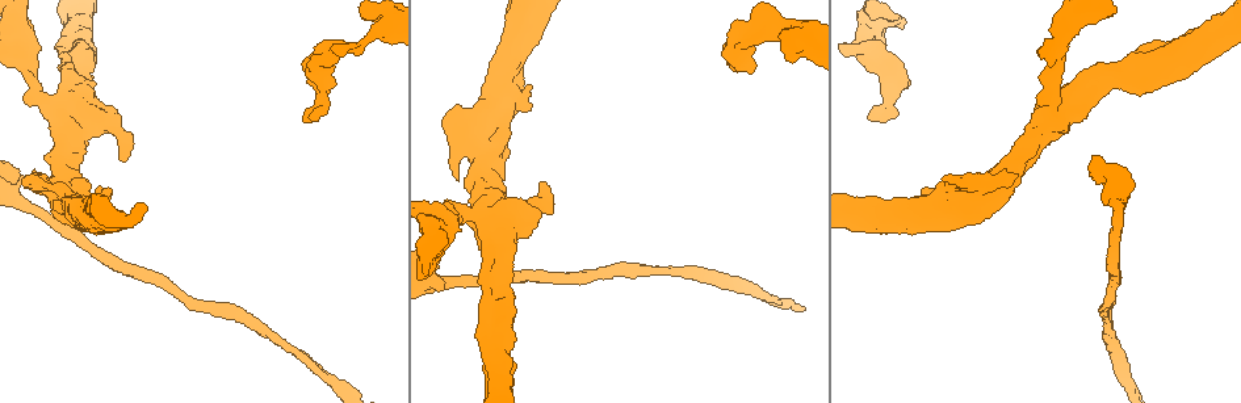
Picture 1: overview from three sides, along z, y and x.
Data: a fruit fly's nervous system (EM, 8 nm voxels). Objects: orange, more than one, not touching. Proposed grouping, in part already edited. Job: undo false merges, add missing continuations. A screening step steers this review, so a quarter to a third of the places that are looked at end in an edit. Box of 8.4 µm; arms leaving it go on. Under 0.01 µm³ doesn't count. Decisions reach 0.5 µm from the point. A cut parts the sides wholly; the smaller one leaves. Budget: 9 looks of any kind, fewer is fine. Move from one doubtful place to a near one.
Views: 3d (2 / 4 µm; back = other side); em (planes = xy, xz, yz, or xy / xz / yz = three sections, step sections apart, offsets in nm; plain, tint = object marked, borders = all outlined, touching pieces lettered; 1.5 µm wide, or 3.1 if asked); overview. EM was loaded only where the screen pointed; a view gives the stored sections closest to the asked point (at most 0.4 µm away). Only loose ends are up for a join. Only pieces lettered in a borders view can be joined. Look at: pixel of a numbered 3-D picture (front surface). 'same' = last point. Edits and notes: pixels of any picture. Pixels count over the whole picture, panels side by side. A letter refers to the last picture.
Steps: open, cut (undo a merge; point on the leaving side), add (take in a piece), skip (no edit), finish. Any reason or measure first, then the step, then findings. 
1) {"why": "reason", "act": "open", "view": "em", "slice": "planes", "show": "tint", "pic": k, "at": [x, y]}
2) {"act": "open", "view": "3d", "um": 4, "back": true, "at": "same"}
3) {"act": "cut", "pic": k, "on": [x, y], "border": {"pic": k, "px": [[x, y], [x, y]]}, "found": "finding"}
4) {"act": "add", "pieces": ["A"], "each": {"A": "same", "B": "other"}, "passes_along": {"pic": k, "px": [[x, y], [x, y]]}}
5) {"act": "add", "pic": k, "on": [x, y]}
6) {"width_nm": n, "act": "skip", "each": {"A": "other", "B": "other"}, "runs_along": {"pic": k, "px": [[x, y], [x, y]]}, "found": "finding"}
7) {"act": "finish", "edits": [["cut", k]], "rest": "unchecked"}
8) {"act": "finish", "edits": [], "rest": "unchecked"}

{"why": "free end", "act": "open", "view": "em", "slice": "planes", "show": "borders", "pic": 1, "at": [1017, 176]}

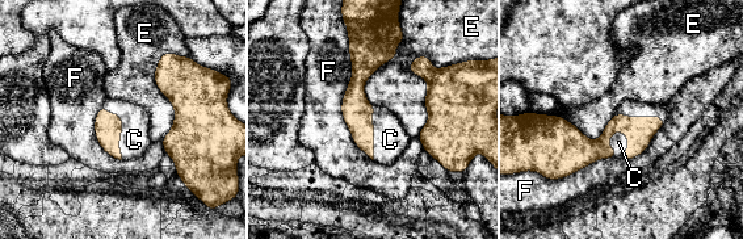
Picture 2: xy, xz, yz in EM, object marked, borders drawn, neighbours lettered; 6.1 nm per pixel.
{"act": "add", "pieces": ["C"], "each": {"C": "same", "E": "other", "F": "other"}, "passes_along": {"pic": 2, "px": [[639, 131], [629, 141], [618, 142]]}, "found": "it goes on there"}

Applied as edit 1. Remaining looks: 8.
{"act": "open", "view": "overview"}

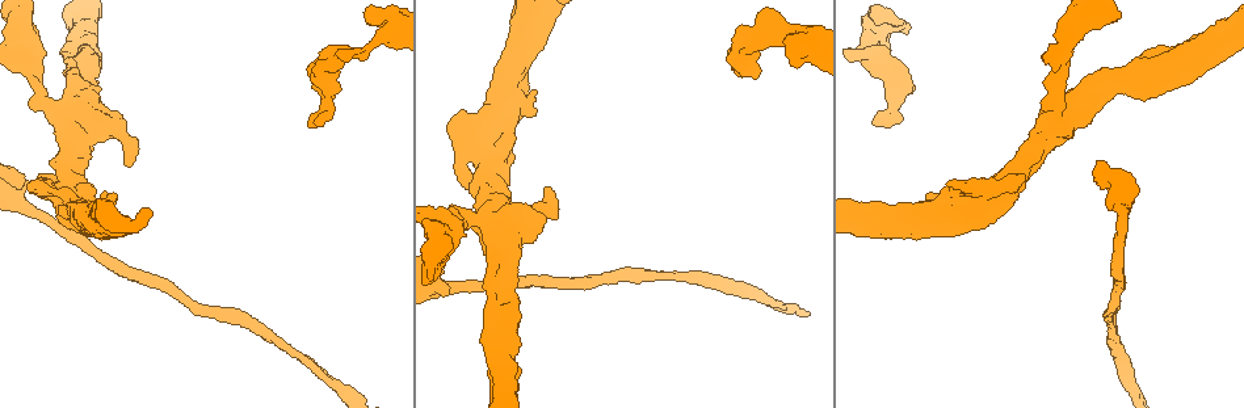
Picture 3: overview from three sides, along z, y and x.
{"why": "sudden change in width", "act": "open", "view": "3d", "um": 2, "pic": 3, "at": [503, 283]}

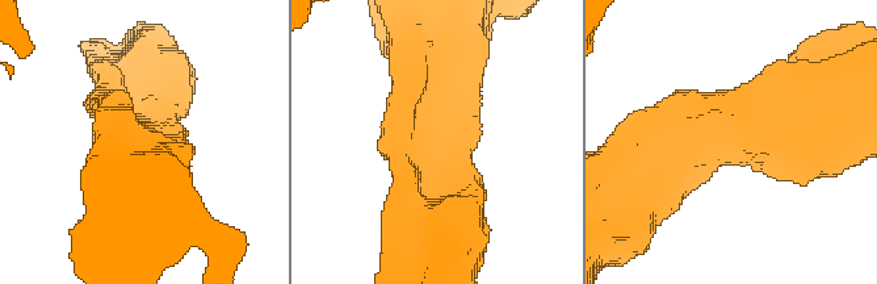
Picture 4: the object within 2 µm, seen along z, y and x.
{"arm_widths_nm": [500, 550], "why": "need the tissue", "act": "open", "view": "em", "slice": "planes", "show": "tint", "pic": 4, "at": [728, 140]}

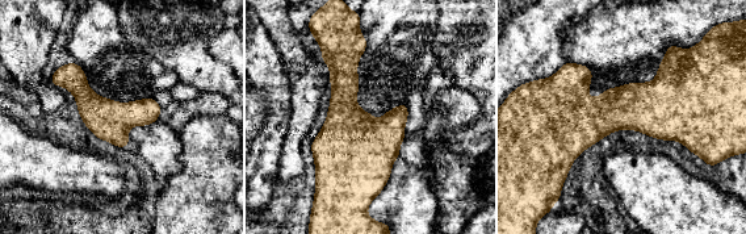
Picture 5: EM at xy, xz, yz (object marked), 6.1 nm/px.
{"act": "open", "view": "em", "slice": "planes", "show": "borders", "at": "same"}

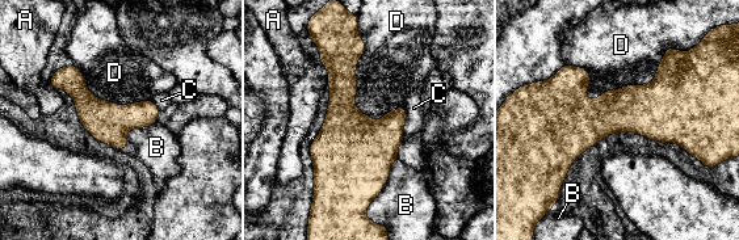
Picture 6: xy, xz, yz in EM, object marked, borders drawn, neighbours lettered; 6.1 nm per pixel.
{"width_nm": 240, "act": "skip", "each": {"A": "other", "B": "other", "C": "other", "D": "other"}, "runs_along": {"pic": 6, "px": [[55, 76], [103, 117], [154, 118]]}, "found": "all the same neuron"}

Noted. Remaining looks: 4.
{"act": "open", "view": "3d", "um": 4, "pic": 3, "at": [874, 125]}

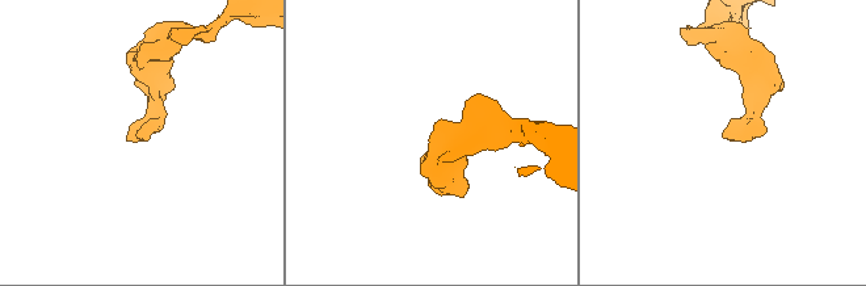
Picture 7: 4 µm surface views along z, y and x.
{"act": "open", "view": "em", "slice": "planes", "show": "borders", "pic": 7, "at": [136, 137]}

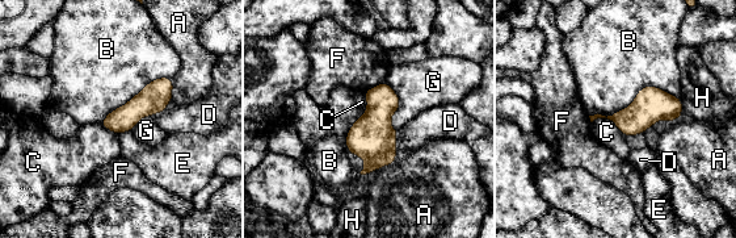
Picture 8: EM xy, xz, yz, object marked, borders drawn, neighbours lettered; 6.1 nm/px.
{"longest_contact_nm": ["B", 600], "act": "skip", "each": {"A": "other", "B": "other", "C": "other", "D": "other", "E": "other", "F": "other", "G": "other", "H": "other"}, "runs_along": {"pic": 8, "px": [[168, 80], [125, 118], [105, 122]]}, "found": "no lettered piece goes on from it"}

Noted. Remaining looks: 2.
{"act": "open", "view": "3d", "um": 4, "back": true, "pic": 3, "at": [926, 194]}

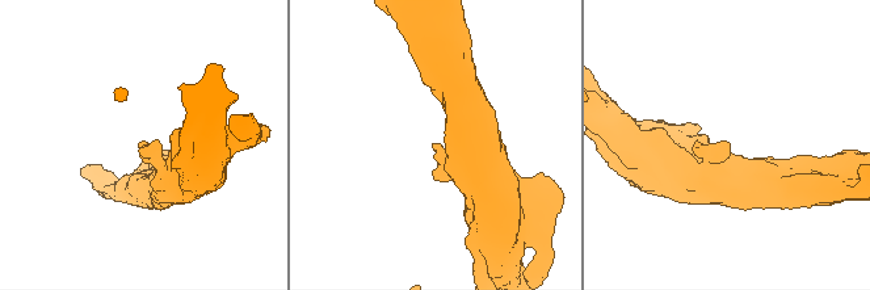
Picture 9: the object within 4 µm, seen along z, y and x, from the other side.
{"act": "open", "view": "em", "slice": "planes", "show": "borders", "pic": 9, "at": [434, 146]}

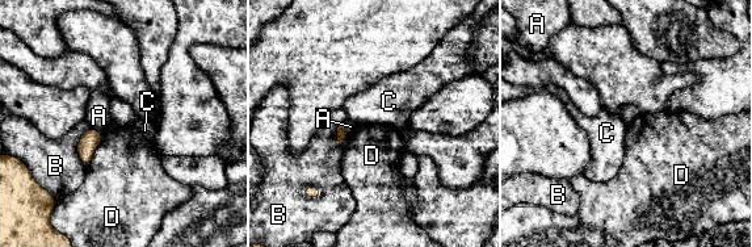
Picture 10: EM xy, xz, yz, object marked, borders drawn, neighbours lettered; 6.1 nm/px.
{"act": "skip", "each": {"A": "other", "B": "other", "C": "other", "D": "other"}, "border": {"pic": 10, "px": [[103, 135], [87, 166]]}, "found": "none of them fits"}

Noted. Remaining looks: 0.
{"act": "finish", "edits": [["add", 2]], "rest": "unchecked"}

